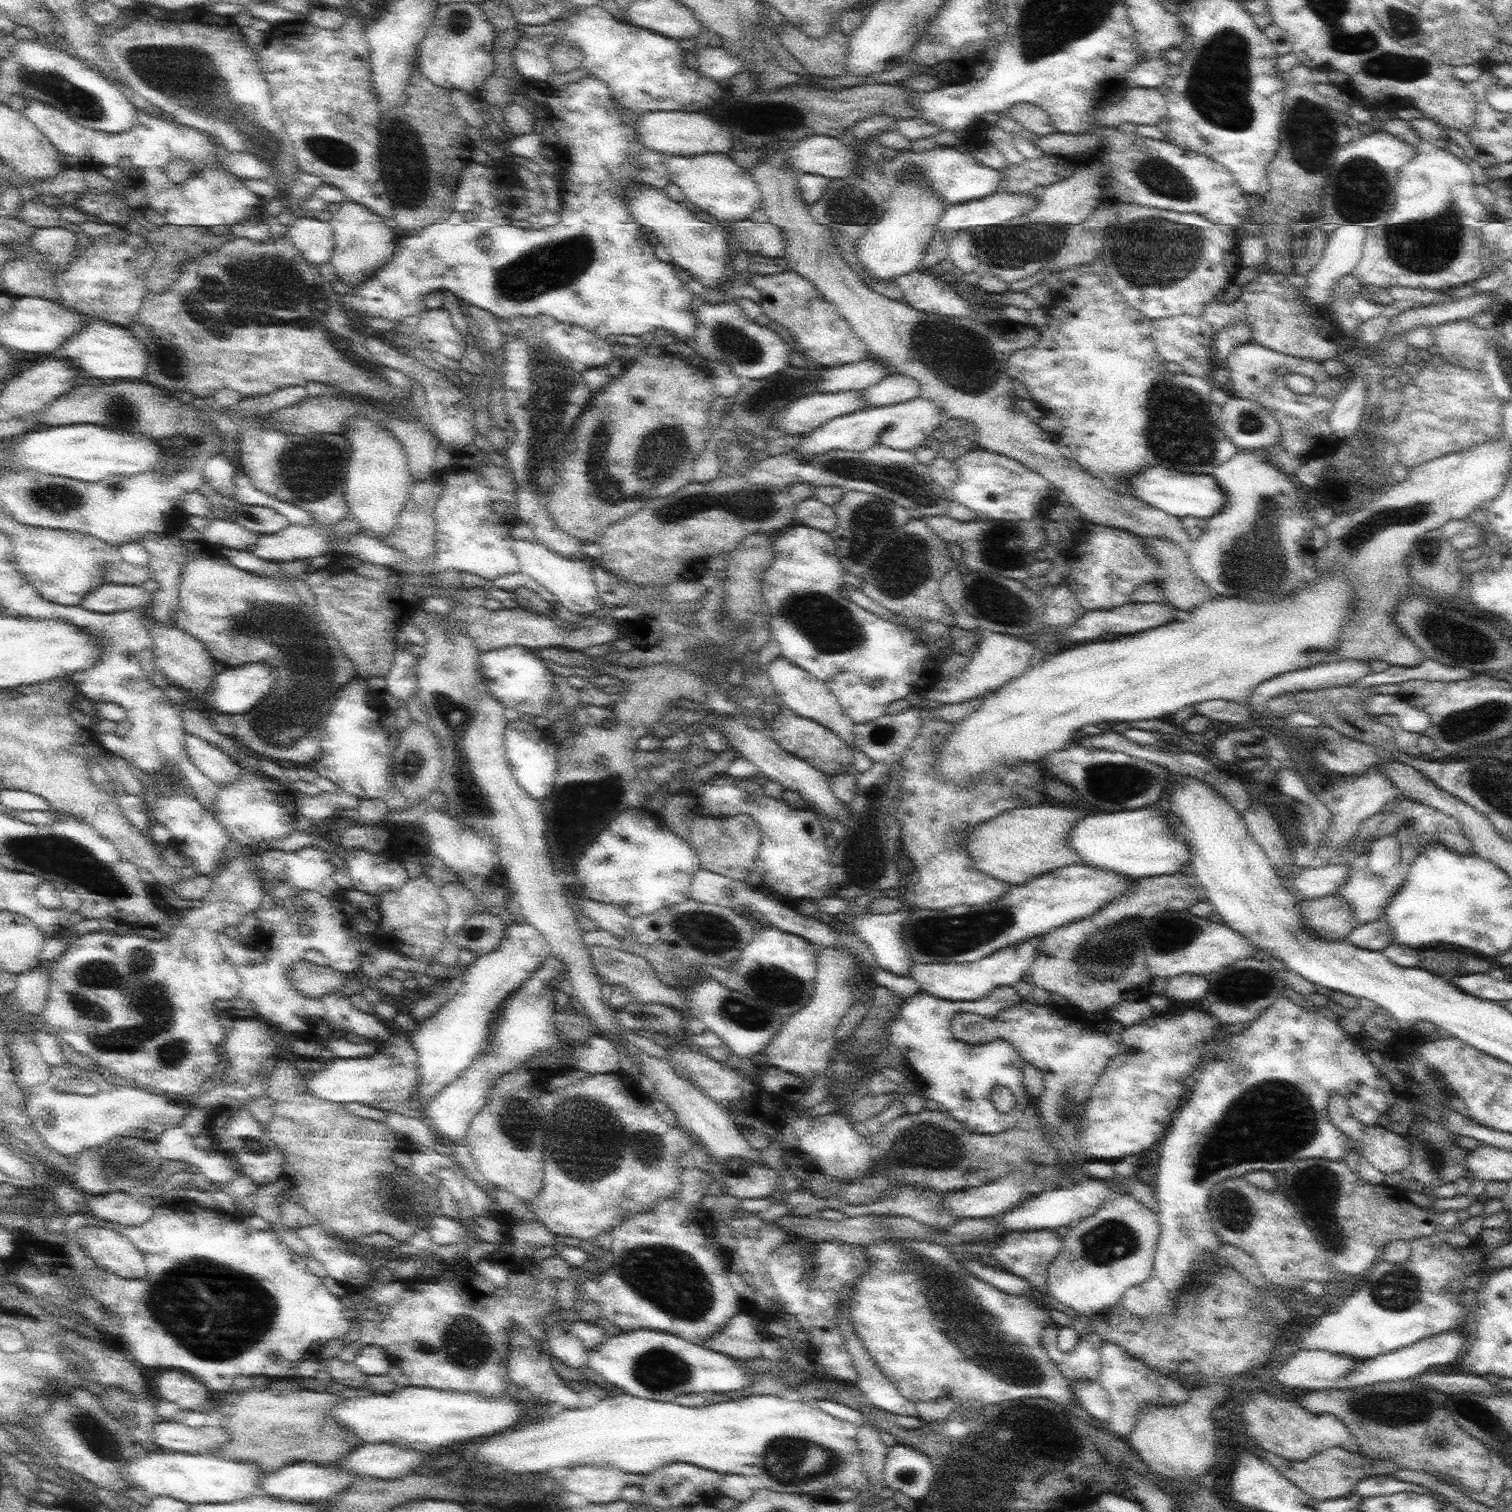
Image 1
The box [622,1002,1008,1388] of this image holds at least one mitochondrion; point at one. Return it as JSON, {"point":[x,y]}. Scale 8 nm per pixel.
{"point":[928,1149]}

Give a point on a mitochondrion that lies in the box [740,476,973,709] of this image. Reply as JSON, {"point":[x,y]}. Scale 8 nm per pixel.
{"point":[818,617]}

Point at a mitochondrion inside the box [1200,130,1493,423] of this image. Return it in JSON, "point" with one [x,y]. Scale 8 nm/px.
{"point":[1431,246]}

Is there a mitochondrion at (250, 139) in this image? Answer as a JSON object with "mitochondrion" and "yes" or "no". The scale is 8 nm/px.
{"mitochondrion":"yes"}

